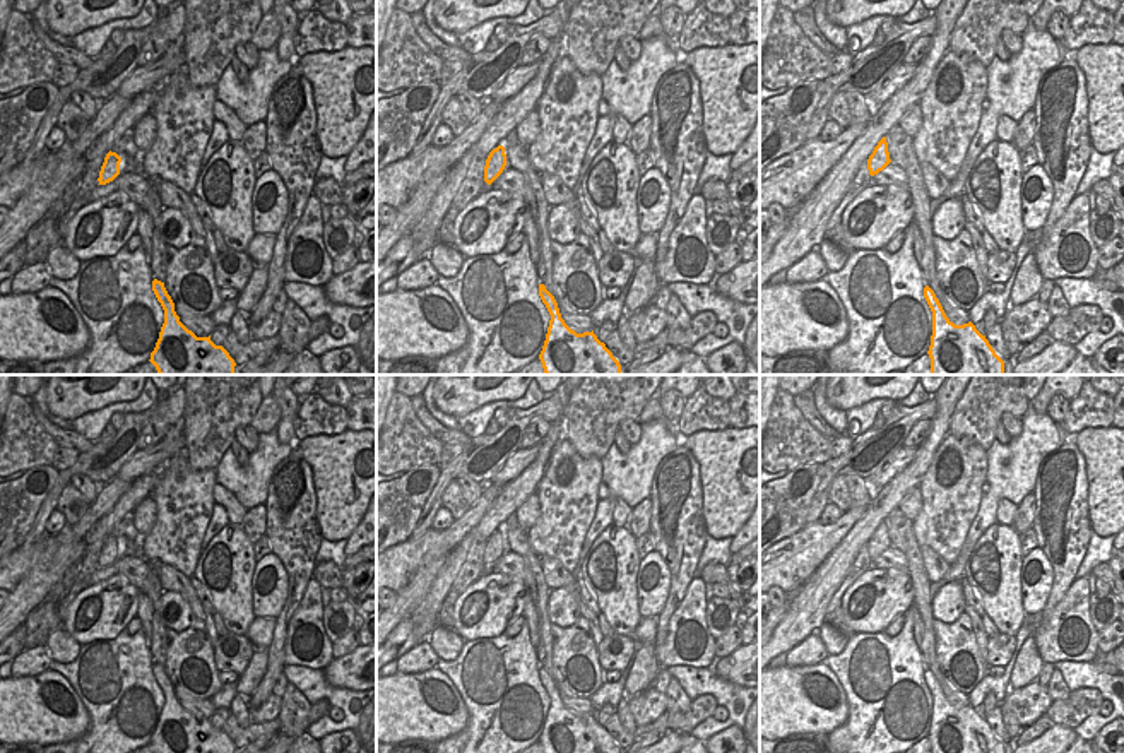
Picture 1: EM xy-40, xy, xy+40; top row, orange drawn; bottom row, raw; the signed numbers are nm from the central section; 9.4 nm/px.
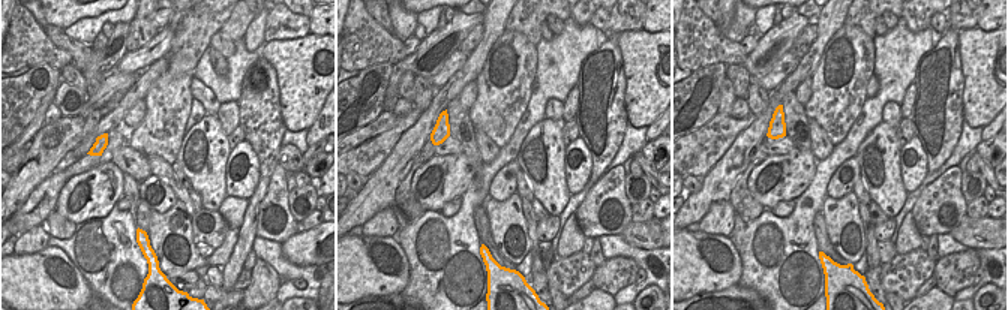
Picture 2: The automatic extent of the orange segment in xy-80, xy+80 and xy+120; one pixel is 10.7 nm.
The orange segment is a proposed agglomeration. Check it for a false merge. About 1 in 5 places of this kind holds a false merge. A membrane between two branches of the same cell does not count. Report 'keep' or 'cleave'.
keep

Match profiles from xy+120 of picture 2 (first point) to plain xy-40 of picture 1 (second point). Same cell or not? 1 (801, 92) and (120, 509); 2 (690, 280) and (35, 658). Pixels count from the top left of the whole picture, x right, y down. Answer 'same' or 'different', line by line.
1: different
2: different

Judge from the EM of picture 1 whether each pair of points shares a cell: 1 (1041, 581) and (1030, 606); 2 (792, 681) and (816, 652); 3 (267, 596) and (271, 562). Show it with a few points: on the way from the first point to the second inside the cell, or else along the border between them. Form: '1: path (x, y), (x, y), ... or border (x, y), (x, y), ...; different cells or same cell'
1: path (1035, 587), (1034, 599); same cell
2: border (822, 661), (786, 666); different cells
3: path (276, 587), (278, 570); same cell

